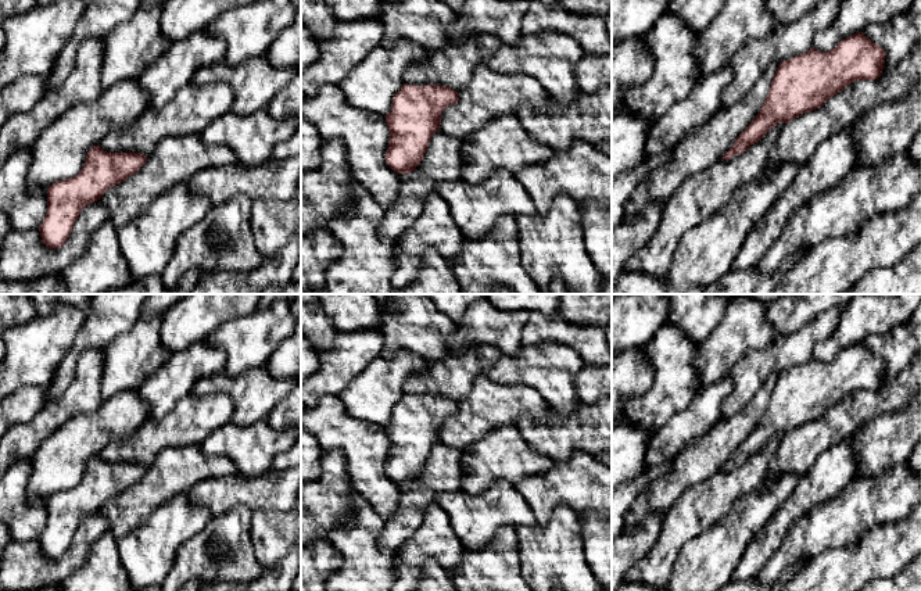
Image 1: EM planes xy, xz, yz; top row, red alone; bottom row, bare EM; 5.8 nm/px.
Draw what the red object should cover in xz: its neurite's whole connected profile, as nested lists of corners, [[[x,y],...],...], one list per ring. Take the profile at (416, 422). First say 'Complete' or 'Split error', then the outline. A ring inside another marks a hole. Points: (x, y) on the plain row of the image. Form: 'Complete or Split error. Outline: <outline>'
Complete. Outline: [[[408,395],[394,406],[391,423],[384,426],[390,443],[386,473],[397,484],[409,484],[423,470],[434,443],[440,441],[441,426],[448,416],[456,415],[458,402],[448,397],[438,395]]]

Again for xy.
Complete. Outline: [[[98,455],[89,459],[82,481],[74,488],[58,491],[47,498],[47,523],[39,542],[43,555],[60,559],[69,548],[80,522],[103,508],[103,505],[135,486],[147,472],[140,463],[107,463]]]

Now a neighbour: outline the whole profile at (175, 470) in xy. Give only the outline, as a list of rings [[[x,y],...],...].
[[[200,444],[164,448],[135,486],[103,505],[107,533],[119,540],[139,527],[155,508],[189,494],[198,481],[236,473],[237,468],[229,458],[205,455]]]

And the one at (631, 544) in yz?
[[[651,513],[644,523],[624,530],[612,540],[612,591],[619,591],[626,574],[641,560],[659,538],[664,513]]]

